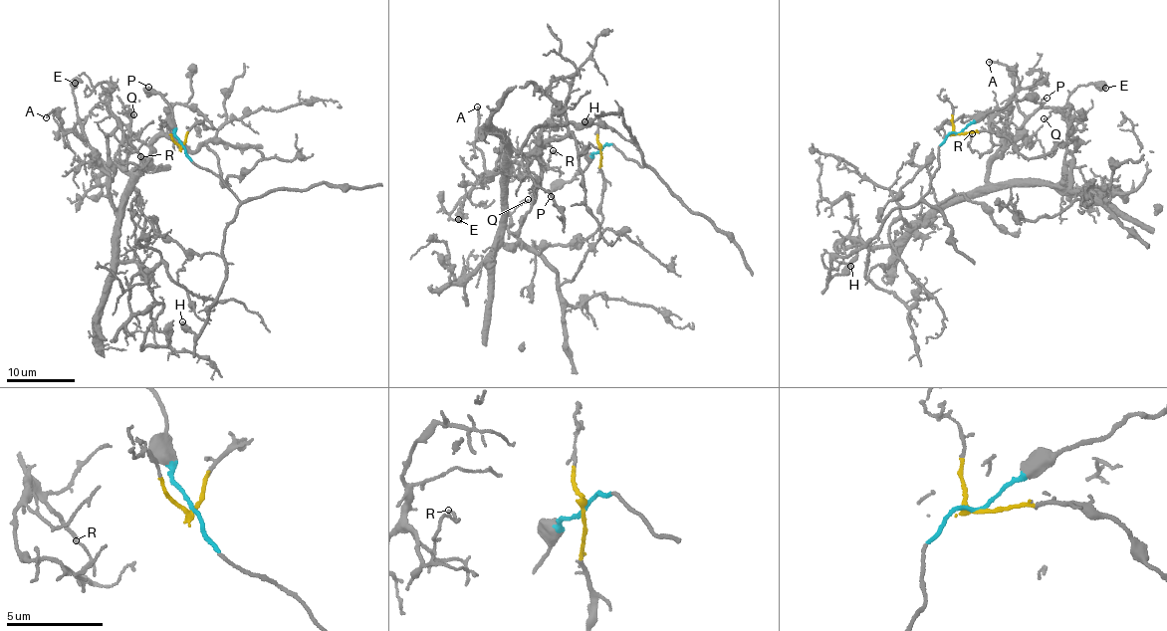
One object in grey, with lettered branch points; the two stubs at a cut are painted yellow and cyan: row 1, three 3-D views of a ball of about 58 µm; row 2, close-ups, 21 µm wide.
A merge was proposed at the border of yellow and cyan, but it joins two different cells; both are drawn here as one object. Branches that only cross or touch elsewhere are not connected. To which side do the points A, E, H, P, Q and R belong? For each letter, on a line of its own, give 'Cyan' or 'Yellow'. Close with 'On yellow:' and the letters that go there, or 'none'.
A: Yellow
E: Yellow
H: Cyan
P: Cyan
Q: Yellow
R: Yellow
On yellow: A, E, Q, R

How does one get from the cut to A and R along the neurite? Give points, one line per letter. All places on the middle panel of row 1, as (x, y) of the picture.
A: (601, 150), (598, 229), (565, 245), (515, 247), (502, 240), (507, 168), (486, 170), (474, 143), (477, 106)
R: (601, 150), (598, 229), (565, 245), (515, 247), (502, 240), (505, 169), (538, 156), (544, 172), (554, 149)

